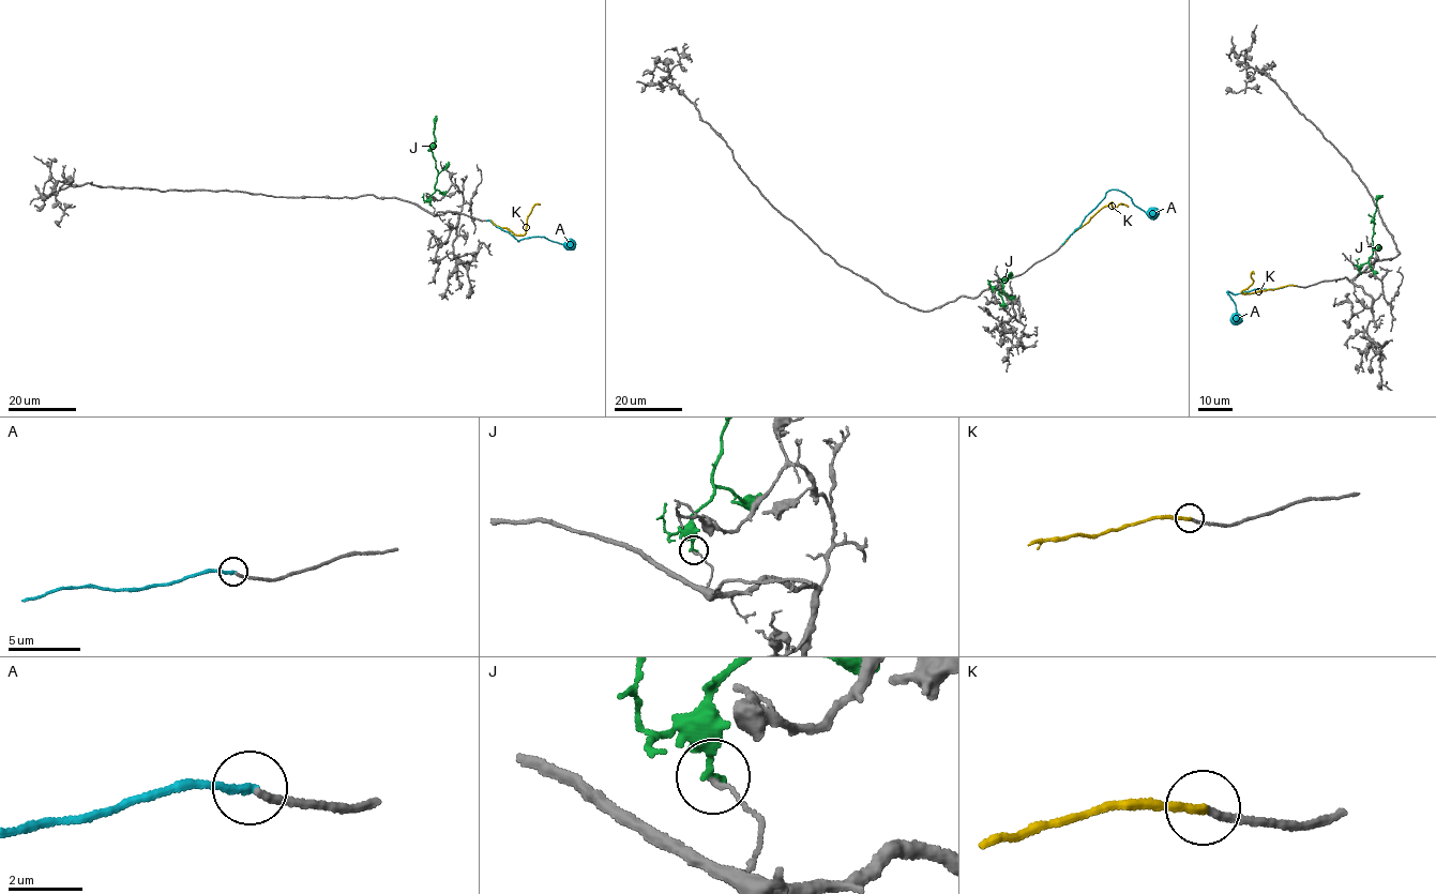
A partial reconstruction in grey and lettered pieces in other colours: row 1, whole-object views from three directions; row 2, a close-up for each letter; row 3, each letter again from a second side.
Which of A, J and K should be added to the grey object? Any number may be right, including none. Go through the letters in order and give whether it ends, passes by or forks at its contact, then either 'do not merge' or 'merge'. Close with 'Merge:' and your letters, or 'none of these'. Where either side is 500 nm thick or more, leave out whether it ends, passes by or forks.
A: it ends there; do not merge
J: it ends there; do not merge
K: it ends there; merge
Merge: K

